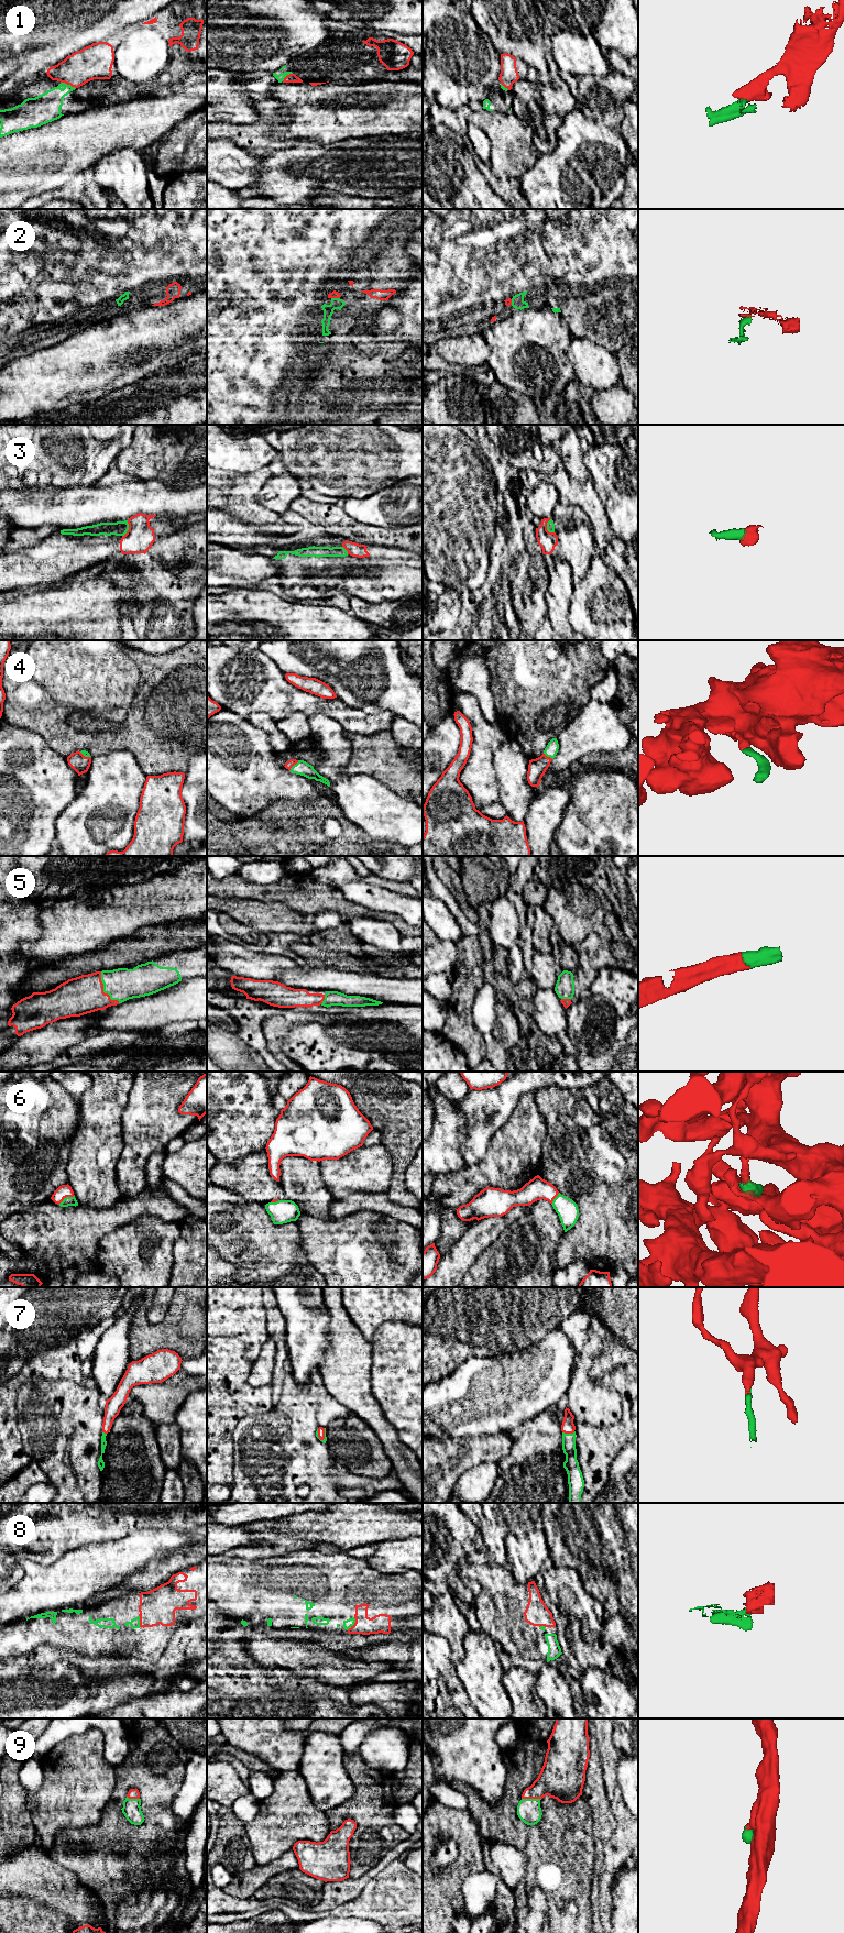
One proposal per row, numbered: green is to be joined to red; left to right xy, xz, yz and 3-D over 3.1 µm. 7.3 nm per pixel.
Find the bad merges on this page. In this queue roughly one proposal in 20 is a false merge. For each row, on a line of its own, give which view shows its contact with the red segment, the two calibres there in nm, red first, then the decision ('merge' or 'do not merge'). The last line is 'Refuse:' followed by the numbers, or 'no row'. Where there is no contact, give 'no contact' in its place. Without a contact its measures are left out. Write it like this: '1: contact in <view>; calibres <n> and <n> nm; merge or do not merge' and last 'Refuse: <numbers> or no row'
1: contact in xy; calibres 260 and 220 nm; merge
2: contact in xz; calibres 50 and 80 nm; merge
3: contact in yz; calibres 130 and 60 nm; merge
4: contact in xz; calibres 60 and 100 nm; merge
5: contact in xy; calibres 280 and 240 nm; merge
6: contact in xy; calibres 100 and 70 nm; merge
7: contact in yz; calibres 100 and 110 nm; merge
8: contact in xz; calibres 140 and 60 nm; merge
9: contact in yz; calibres 300 and 180 nm; merge
Refuse: no row

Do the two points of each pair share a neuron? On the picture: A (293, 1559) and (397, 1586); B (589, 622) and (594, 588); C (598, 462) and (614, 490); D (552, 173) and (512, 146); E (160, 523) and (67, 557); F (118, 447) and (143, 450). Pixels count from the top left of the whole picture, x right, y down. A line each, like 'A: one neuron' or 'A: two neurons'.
A: one neuron
B: one neuron
C: one neuron
D: two neurons
E: one neuron
F: two neurons

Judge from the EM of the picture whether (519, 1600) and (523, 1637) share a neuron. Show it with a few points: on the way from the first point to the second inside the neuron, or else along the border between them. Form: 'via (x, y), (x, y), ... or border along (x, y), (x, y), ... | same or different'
via (519, 1608), (519, 1628) | same

